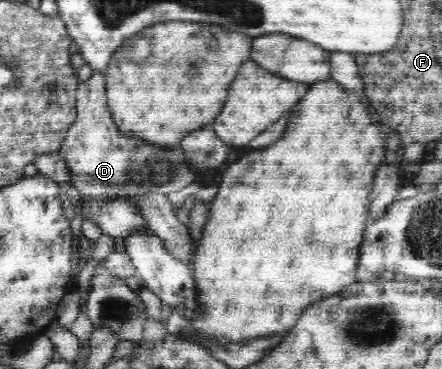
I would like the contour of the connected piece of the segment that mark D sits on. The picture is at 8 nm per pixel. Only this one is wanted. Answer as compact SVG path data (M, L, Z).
M93 72L90 79L78 84L75 98L76 119L57 151L74 177L68 189L81 196L81 202L153 193L167 196L195 182L197 170L187 161L181 146L164 148L120 133L108 111L105 72Z

